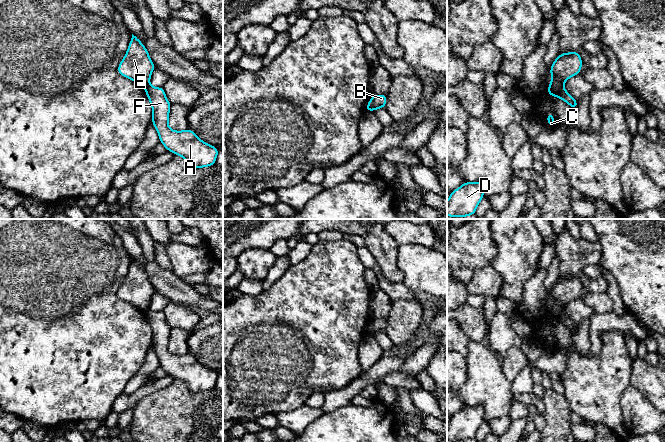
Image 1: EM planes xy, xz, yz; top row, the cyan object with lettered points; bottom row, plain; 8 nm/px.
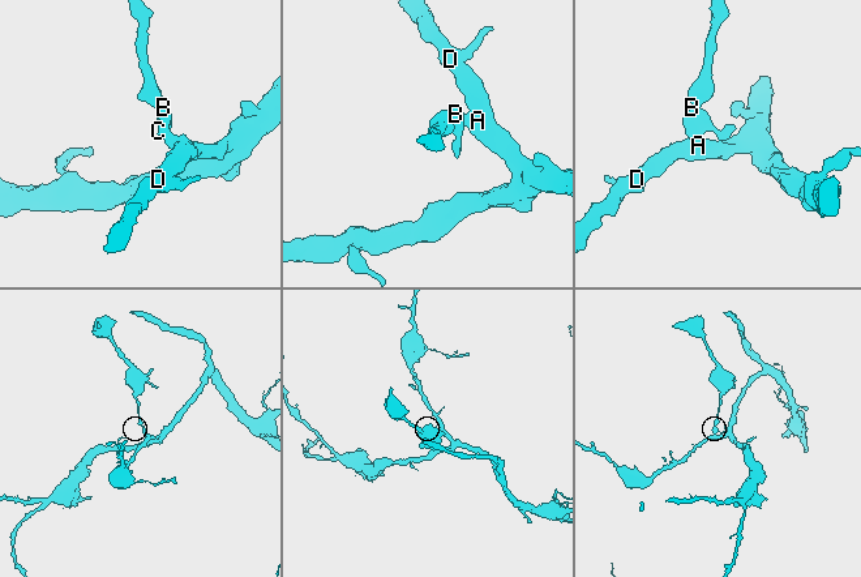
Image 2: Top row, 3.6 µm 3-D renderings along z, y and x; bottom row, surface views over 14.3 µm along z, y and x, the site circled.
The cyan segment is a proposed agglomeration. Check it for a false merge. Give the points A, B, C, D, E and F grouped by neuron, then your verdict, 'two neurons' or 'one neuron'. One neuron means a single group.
groups A B C D F / E; two neurons

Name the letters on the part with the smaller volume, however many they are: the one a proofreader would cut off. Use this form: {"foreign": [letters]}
{"foreign": ["E"]}

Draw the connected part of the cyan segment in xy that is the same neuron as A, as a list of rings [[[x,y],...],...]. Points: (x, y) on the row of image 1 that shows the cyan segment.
[[[147,86],[145,93],[152,106],[152,124],[166,150],[182,156],[192,168],[215,165],[219,149],[203,142],[190,128],[174,131],[169,128],[171,103],[163,87]]]

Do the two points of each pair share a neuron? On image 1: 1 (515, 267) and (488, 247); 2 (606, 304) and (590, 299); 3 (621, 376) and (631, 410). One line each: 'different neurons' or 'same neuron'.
1: different neurons
2: same neuron
3: different neurons

